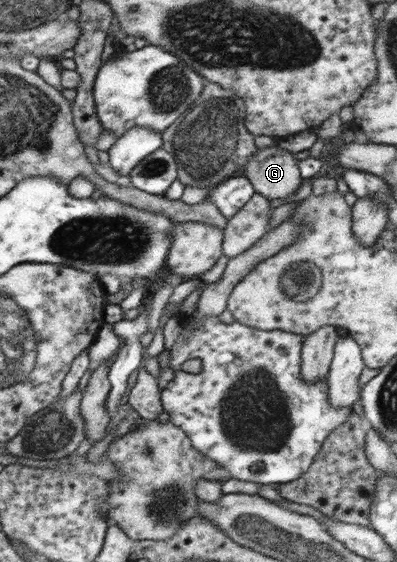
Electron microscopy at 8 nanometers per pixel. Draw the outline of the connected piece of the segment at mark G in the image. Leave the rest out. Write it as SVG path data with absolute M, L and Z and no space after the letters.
M275 144L258 149L247 160L242 176L249 179L253 190L267 199L286 198L300 184L296 160Z

